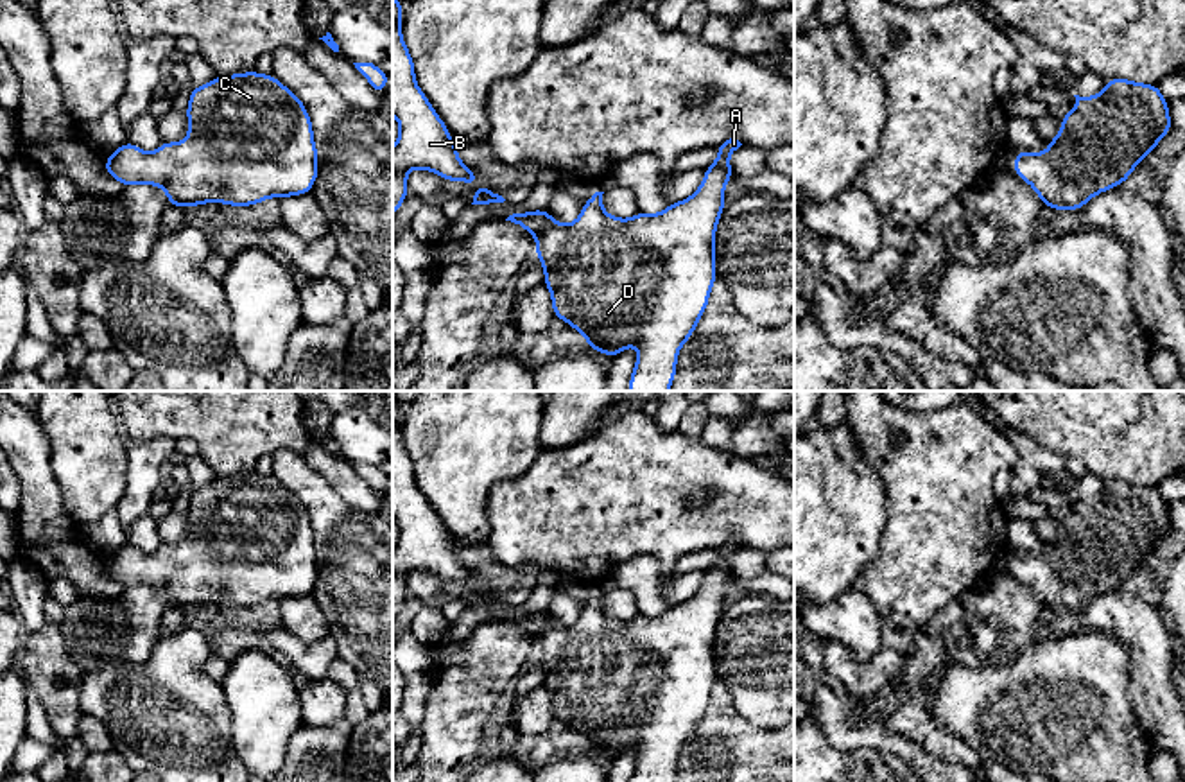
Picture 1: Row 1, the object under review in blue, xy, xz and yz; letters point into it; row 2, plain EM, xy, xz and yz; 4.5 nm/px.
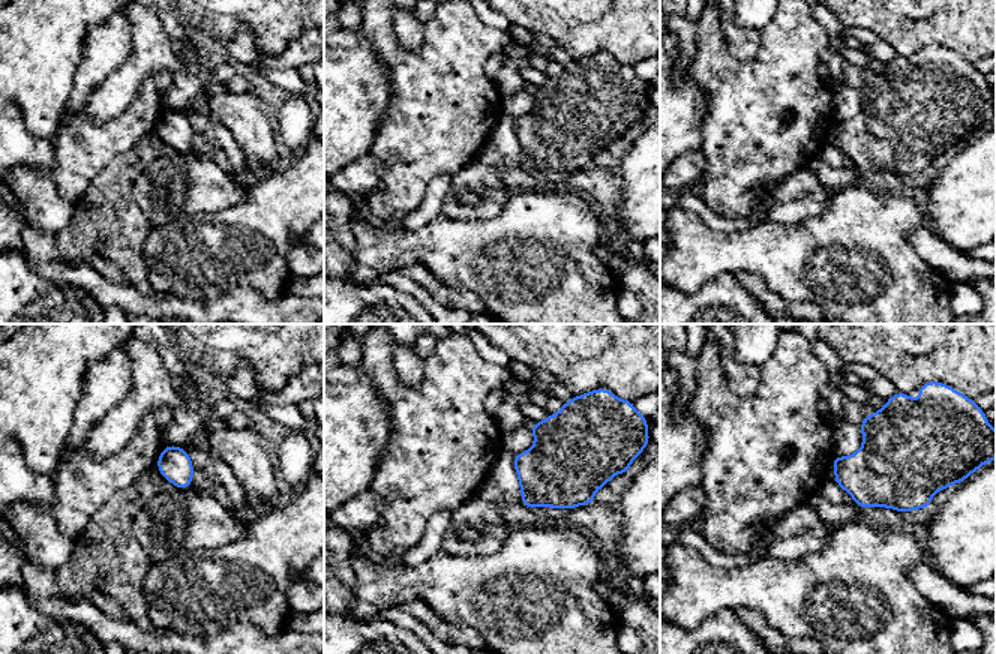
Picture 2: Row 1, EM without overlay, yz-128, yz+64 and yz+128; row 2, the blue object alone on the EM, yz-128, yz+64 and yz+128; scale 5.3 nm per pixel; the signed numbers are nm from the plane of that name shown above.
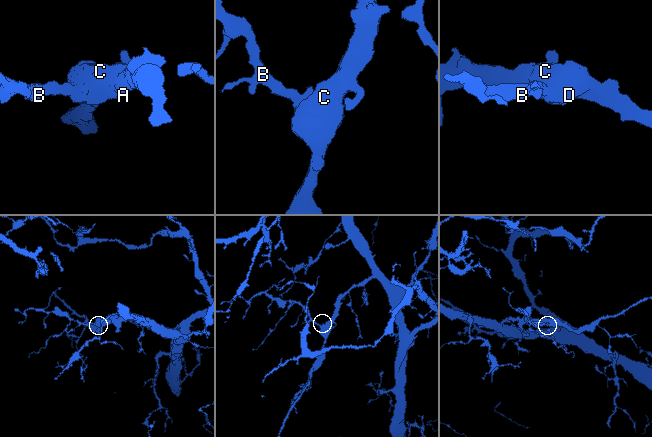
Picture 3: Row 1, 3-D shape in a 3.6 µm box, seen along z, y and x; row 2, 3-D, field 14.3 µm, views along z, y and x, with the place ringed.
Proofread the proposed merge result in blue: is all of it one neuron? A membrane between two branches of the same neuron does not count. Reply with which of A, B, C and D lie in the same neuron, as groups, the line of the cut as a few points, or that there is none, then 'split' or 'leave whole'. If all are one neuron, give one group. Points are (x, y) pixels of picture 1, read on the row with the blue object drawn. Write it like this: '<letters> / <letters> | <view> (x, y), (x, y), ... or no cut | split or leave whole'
A B C D | no cut | leave whole

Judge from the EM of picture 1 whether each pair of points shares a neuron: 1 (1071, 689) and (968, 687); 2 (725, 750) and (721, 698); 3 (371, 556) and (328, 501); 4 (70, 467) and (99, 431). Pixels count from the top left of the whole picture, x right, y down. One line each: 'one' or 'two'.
1: one
2: one
3: one
4: one

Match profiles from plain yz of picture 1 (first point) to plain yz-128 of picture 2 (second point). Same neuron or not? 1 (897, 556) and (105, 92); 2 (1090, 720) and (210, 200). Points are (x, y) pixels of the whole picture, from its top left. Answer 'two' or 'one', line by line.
1: two
2: two

